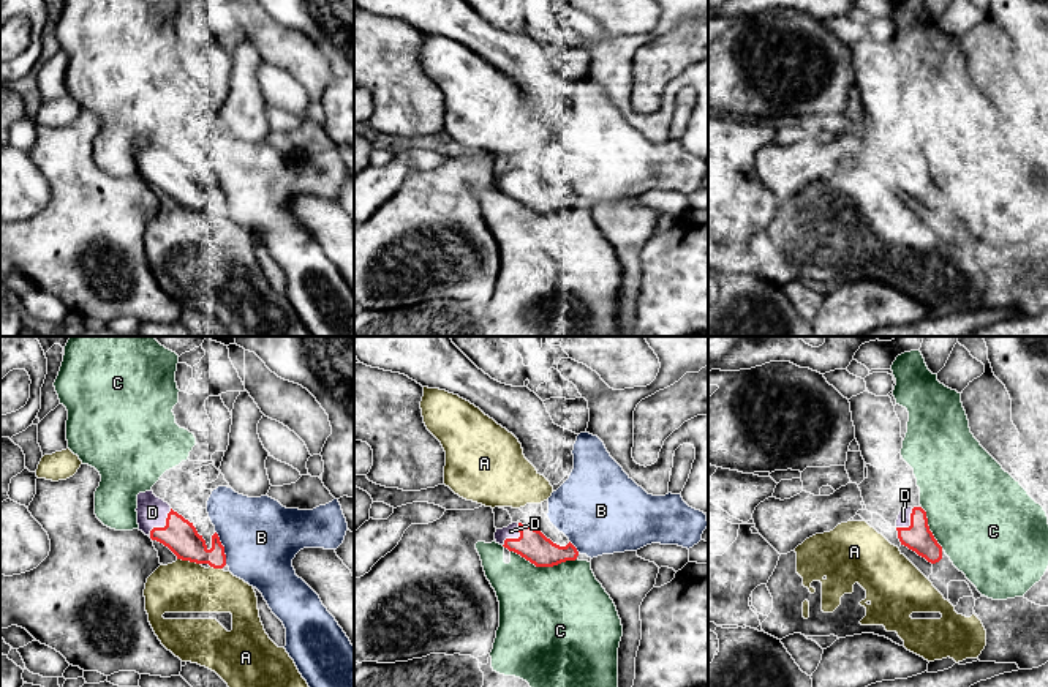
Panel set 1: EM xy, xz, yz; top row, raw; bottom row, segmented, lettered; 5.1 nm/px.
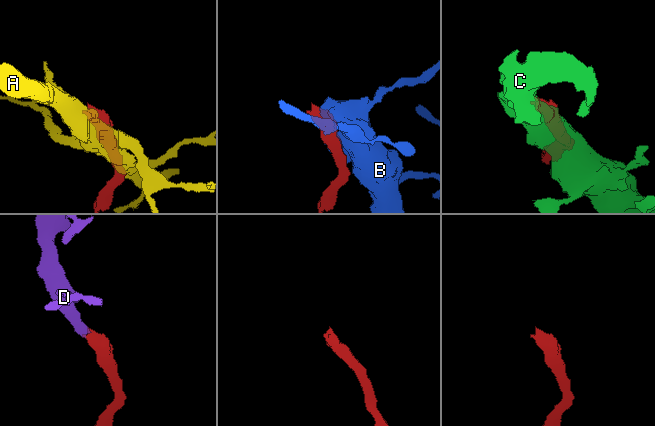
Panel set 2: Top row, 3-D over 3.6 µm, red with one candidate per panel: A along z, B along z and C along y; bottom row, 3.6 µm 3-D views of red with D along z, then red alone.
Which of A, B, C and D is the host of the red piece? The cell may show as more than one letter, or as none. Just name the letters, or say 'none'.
D

